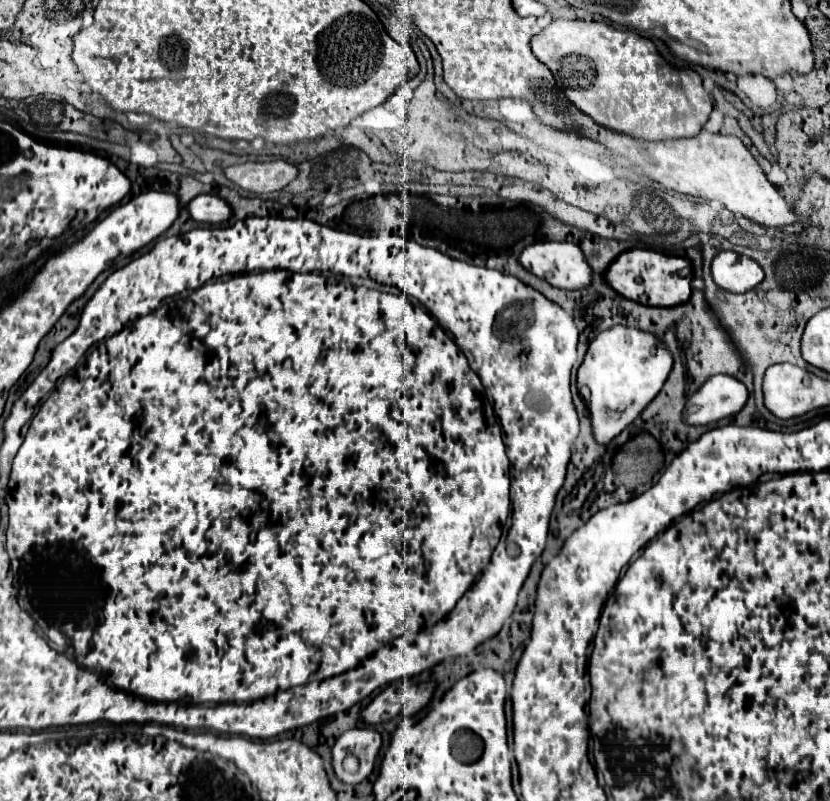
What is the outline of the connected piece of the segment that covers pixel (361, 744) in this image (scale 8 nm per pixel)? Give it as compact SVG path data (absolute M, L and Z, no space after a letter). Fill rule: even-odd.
M354 728L344 732L332 748L332 764L336 776L346 784L362 782L372 774L380 748L382 748L382 736L372 728ZM348 752L360 758L360 770L356 774L348 774L342 768L342 760L346 758Z

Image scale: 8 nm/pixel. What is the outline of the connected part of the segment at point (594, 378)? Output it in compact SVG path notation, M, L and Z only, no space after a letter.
M612 326L604 332L600 332L590 342L588 352L584 356L584 362L578 368L578 390L590 410L594 436L600 444L610 442L614 436L618 436L628 424L632 424L640 416L640 412L646 408L646 404L662 390L662 386L672 370L672 364L674 364L674 358L672 358L672 352L666 348L666 344L660 344L654 338L654 334L642 332L638 328Z

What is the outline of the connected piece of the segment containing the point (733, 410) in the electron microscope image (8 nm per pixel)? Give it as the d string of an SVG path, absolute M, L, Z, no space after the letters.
M716 374L688 398L684 420L688 424L710 424L738 414L746 400L748 390L740 380L734 380L734 376Z

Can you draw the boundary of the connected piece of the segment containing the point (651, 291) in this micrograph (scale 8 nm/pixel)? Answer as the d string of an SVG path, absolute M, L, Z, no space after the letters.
M632 248L620 254L608 268L608 284L628 300L634 300L644 306L678 306L690 300L692 294L692 262L682 256L666 256L650 248Z

